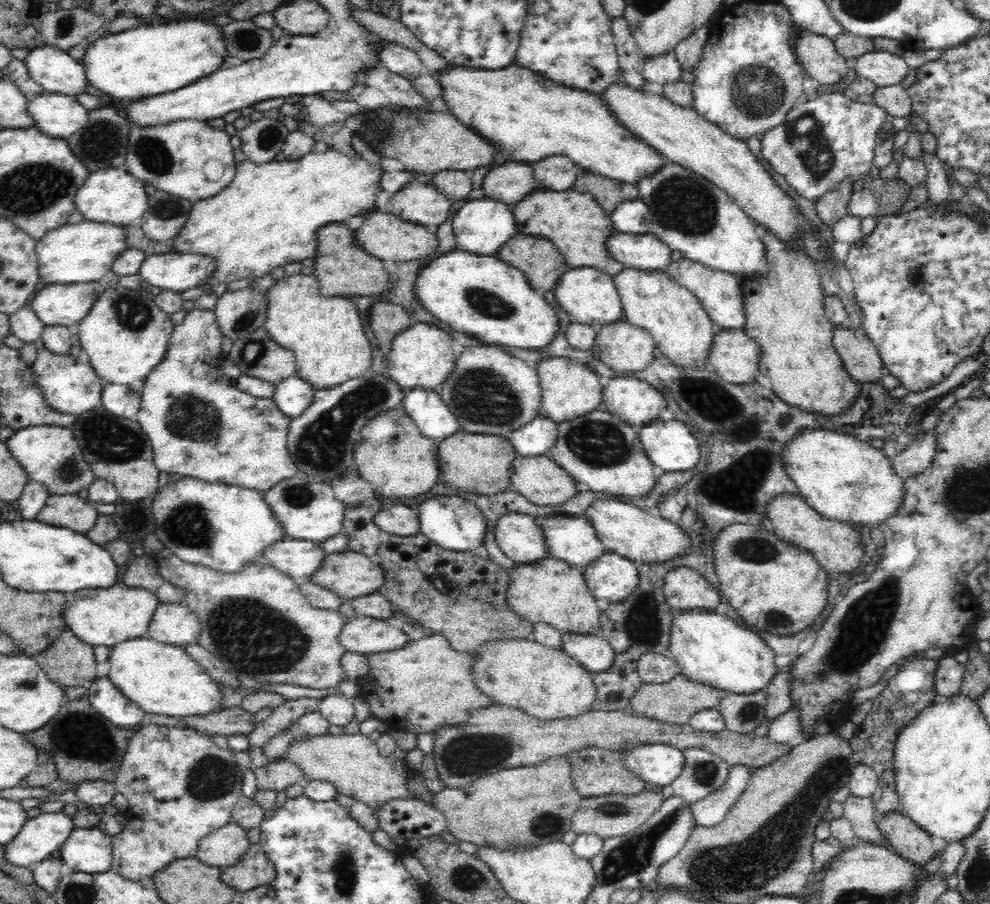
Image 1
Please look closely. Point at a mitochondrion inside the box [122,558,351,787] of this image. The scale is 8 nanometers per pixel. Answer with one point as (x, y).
(253, 638)

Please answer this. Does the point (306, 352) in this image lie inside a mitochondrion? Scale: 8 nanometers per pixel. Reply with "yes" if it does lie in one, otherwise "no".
no

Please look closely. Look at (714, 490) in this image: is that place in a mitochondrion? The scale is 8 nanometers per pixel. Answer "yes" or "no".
yes

